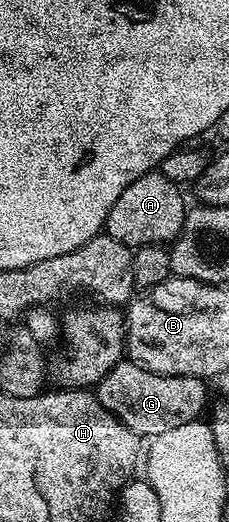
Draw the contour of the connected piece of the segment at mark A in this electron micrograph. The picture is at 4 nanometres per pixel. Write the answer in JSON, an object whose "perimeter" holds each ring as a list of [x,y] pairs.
{"perimeter":[[[162,170],[147,171],[137,177],[137,181],[130,183],[121,193],[121,197],[117,197],[117,201],[113,201],[107,214],[106,234],[132,249],[174,243],[185,225],[189,210],[189,203],[183,200],[179,191],[182,191],[180,184],[169,181],[169,177],[165,177]]]}

